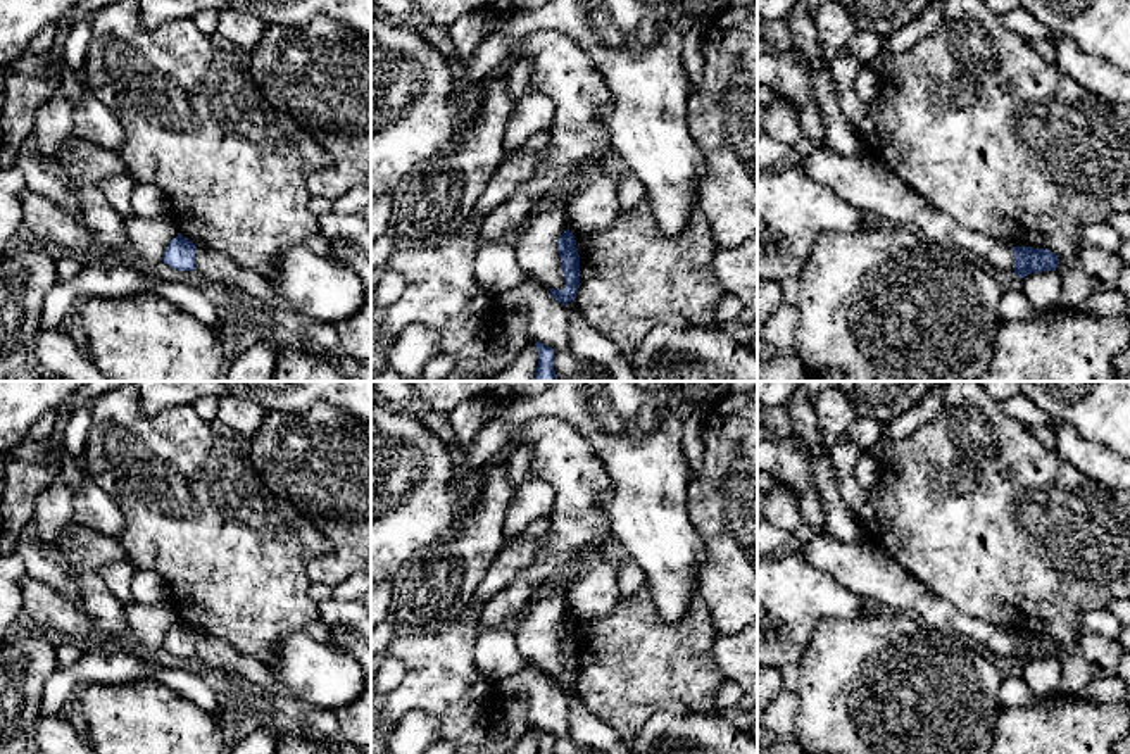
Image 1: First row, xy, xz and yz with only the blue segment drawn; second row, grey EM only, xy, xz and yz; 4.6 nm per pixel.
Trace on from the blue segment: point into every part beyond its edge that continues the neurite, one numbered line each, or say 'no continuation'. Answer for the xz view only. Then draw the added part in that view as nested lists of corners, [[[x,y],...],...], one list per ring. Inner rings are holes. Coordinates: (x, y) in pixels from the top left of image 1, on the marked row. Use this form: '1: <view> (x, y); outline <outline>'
no continuation

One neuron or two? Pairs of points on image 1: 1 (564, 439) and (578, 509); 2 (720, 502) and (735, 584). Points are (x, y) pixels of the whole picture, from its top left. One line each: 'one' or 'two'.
1: one
2: one

